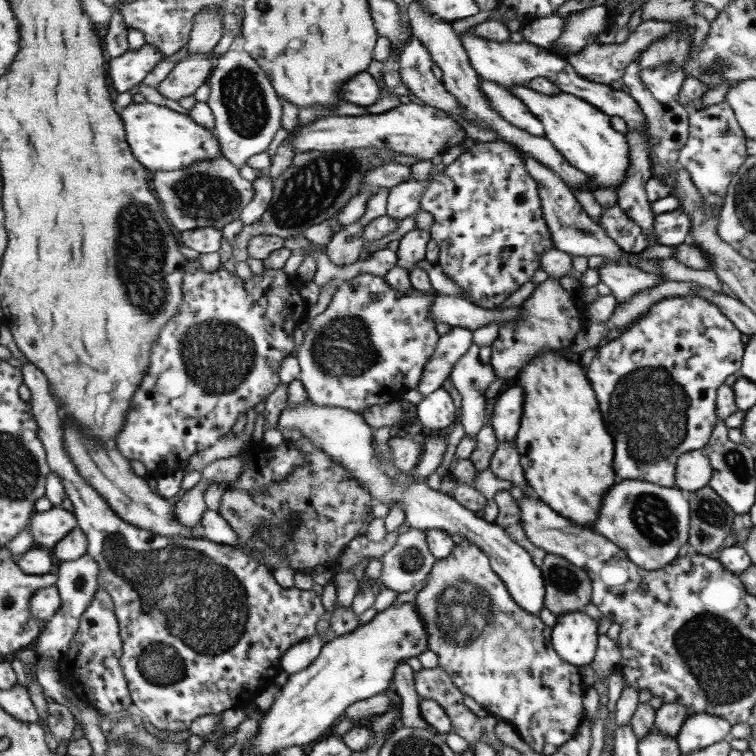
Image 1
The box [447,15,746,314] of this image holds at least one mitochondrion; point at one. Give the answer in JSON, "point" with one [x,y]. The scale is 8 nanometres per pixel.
{"point":[718,67]}

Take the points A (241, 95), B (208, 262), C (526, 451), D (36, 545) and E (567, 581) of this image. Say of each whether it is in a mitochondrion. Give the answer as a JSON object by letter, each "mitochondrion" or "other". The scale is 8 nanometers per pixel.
{"A":"mitochondrion","B":"other","C":"other","D":"other","E":"mitochondrion"}

